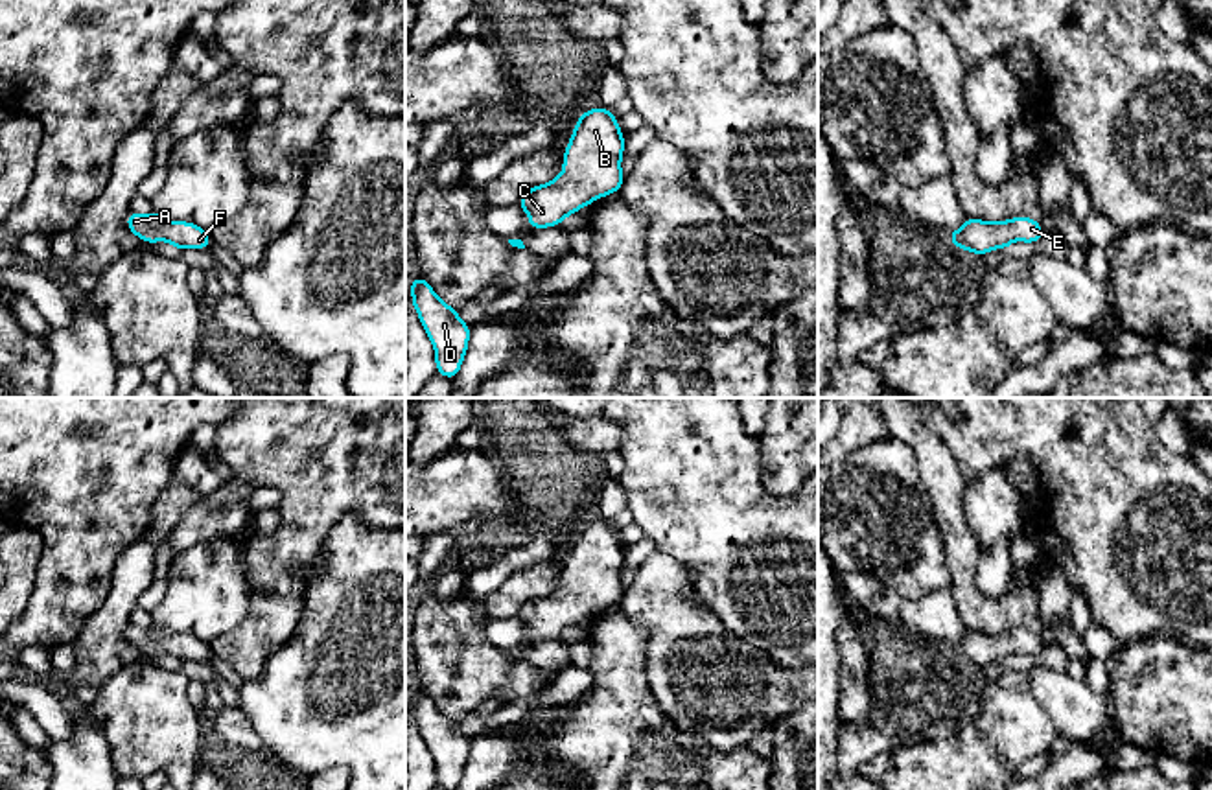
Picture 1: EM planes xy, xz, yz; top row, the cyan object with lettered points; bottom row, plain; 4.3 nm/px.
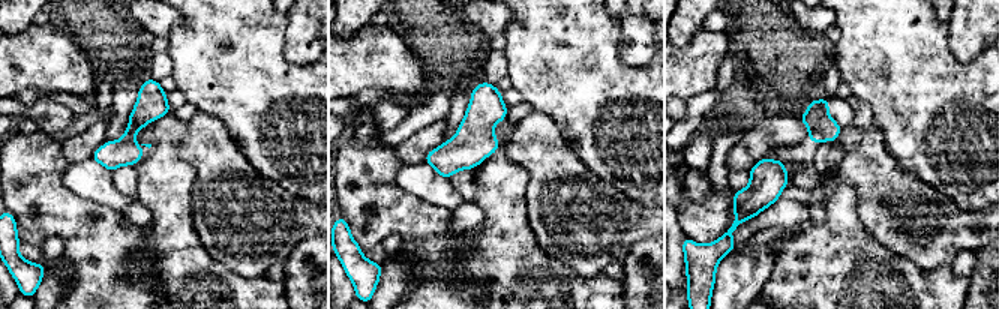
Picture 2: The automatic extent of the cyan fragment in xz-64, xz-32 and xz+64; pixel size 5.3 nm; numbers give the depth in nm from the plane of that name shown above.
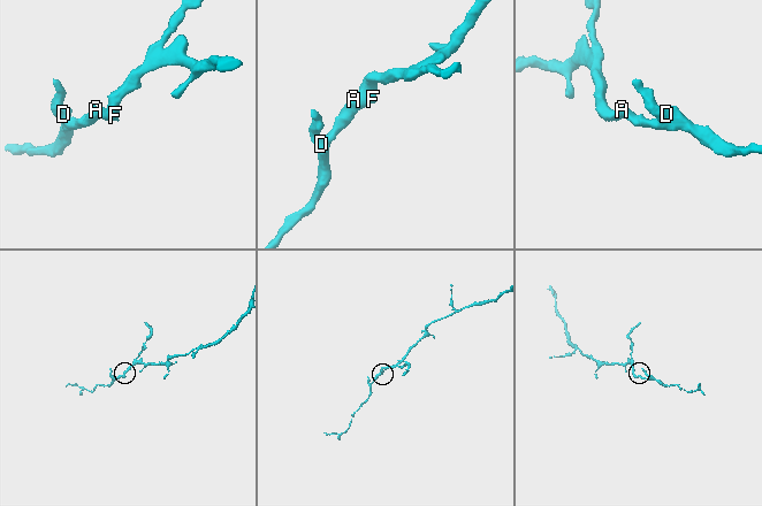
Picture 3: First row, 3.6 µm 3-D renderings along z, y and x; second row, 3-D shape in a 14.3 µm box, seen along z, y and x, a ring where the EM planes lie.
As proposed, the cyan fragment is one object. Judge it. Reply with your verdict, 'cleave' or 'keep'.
keep

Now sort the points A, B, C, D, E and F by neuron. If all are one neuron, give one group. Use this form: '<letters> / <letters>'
A B C D E F

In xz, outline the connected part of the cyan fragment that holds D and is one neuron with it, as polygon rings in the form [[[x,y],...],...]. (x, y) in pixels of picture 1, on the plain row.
[[[422,689],[411,692],[411,703],[411,714],[435,759],[437,784],[455,790],[468,762],[470,737],[462,735],[457,720],[444,716]]]

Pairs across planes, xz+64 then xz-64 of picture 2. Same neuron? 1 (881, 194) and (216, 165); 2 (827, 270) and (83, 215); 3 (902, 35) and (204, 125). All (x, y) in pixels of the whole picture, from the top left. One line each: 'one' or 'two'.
1: one
2: two
3: two

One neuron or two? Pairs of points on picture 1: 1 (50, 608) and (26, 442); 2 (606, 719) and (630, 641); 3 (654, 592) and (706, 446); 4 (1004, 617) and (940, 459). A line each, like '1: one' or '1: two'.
1: one
2: one
3: two
4: one

